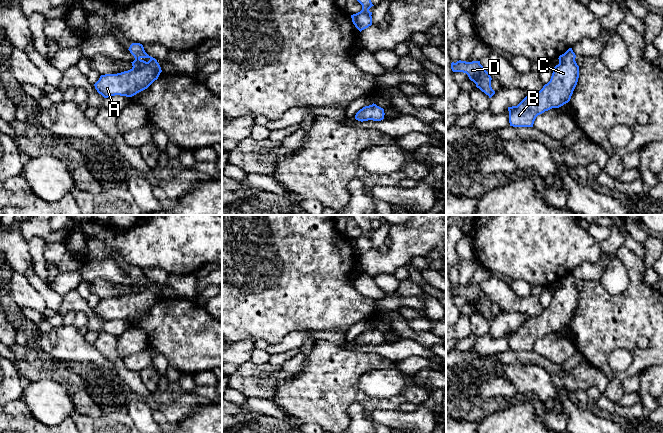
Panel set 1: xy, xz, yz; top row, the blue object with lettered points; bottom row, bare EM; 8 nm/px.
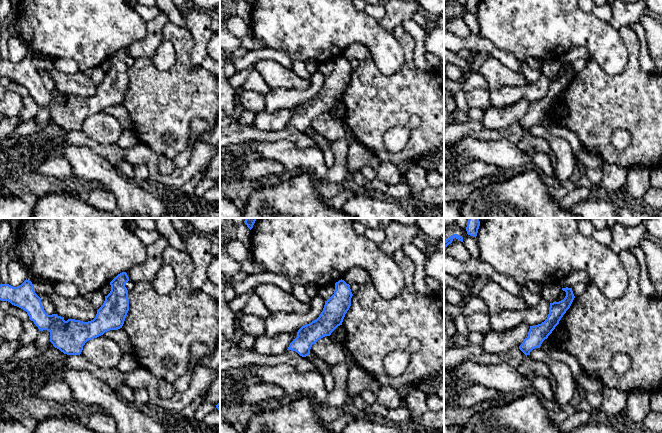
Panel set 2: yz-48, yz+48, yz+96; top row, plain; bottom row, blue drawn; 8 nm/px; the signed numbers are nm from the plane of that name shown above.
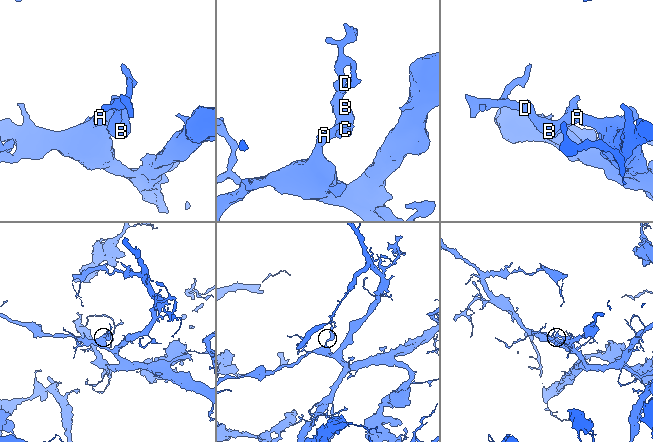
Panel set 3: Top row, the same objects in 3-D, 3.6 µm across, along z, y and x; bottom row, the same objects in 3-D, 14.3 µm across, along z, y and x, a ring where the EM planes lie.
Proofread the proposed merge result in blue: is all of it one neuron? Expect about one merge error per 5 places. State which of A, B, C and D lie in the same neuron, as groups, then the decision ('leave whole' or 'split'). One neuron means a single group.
groups A B C D; leave whole

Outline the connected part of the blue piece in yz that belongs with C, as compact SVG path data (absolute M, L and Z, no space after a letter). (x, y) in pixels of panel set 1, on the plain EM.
M572 272L559 280L550 305L536 317L529 317L517 330L508 331L513 351L533 351L536 341L568 327L579 302L579 290Z

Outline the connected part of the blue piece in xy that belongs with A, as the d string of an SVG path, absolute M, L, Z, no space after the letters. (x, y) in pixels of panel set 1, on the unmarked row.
M132 267L128 273L134 280L132 292L117 298L101 299L94 308L104 322L115 319L132 321L147 313L162 296L157 284L149 280L142 268Z

